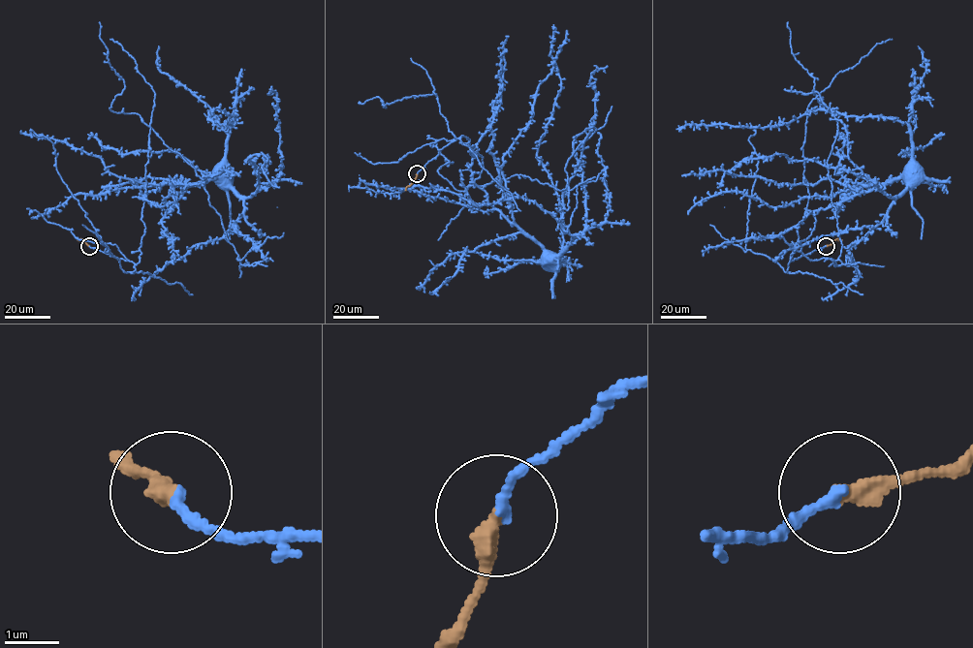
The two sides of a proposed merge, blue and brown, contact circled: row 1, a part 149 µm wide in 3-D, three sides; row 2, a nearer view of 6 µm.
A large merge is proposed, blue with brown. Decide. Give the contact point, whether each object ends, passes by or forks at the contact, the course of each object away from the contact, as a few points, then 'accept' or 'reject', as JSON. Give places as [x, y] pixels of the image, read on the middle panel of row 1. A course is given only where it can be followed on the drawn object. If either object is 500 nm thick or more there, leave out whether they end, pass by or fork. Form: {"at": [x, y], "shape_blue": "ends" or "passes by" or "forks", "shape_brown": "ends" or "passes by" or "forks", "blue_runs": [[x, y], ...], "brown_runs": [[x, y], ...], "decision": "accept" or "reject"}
{"at": [417, 173], "shape_blue": "ends", "shape_brown": "ends", "blue_runs": [[417, 173], [440, 149], [466, 137], [473, 145], [472, 181], [549, 256]], "brown_runs": [[417, 173], [405, 190]], "decision": "accept"}

